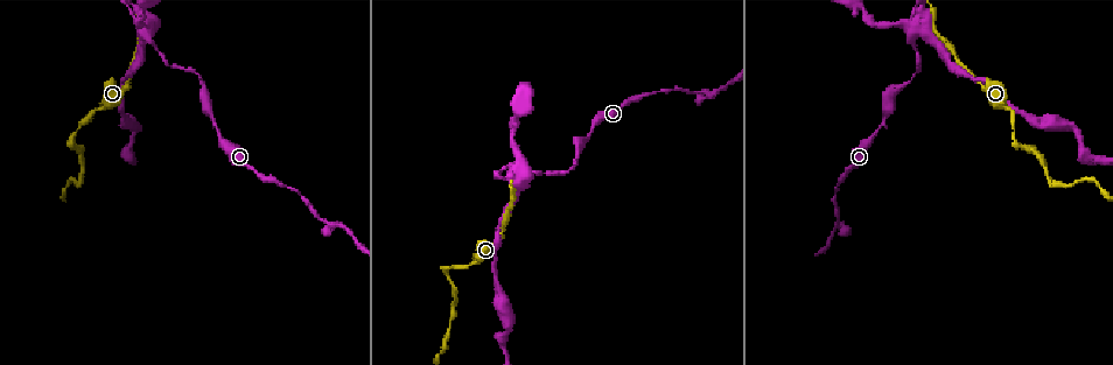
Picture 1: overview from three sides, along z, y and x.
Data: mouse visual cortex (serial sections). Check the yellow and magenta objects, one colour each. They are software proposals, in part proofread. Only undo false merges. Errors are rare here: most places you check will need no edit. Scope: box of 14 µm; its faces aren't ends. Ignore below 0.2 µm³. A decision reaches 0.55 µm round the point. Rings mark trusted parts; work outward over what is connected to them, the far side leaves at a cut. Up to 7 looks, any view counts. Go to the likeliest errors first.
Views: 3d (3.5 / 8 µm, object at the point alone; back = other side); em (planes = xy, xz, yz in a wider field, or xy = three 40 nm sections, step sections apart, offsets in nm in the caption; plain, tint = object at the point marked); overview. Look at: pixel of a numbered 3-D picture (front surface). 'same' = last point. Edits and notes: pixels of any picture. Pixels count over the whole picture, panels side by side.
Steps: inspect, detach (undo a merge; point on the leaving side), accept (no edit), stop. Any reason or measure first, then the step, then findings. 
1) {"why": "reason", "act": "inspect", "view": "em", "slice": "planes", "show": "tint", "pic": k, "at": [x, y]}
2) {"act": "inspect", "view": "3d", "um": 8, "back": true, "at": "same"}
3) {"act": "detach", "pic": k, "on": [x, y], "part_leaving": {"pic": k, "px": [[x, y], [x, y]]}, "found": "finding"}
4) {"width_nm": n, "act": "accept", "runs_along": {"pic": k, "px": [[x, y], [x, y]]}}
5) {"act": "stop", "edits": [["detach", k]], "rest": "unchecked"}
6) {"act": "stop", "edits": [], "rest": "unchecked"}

{"why": "sharp bend", "act": "inspect", "view": "3d", "um": 3.5, "pic": 1, "at": [446, 268]}

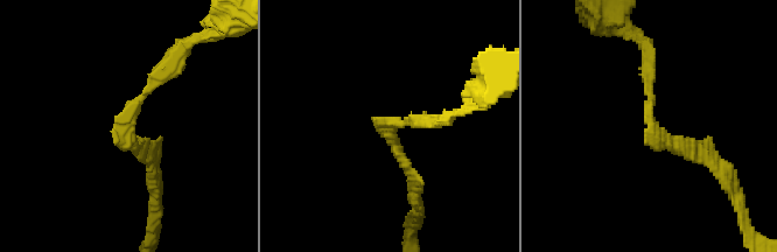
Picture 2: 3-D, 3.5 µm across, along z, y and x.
{"arm_widths_nm": [150, 150], "why": "need the tissue", "act": "inspect", "view": "em", "slice": "xy", "step": 2, "show": "plain", "pic": 2, "at": [128, 136]}

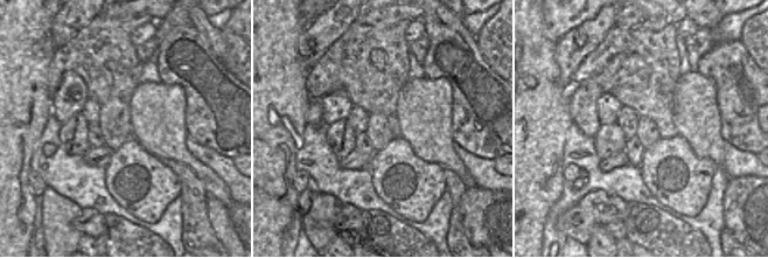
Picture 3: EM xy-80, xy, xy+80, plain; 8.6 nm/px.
{"act": "inspect", "view": "em", "slice": "xy", "step": 2, "show": "tint", "at": "same"}

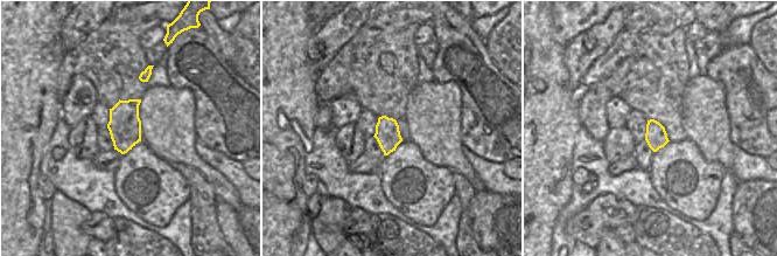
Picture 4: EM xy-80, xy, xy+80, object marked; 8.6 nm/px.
{"width_nm": 220, "act": "accept", "runs_along": {"pic": 2, "px": [[649, 70], [657, 134], [718, 167]]}, "found": "continuous, no second cell"}

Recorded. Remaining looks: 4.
{"why": "a narrow waist", "act": "inspect", "view": "3d", "um": 8, "pic": 1, "at": [284, 186]}

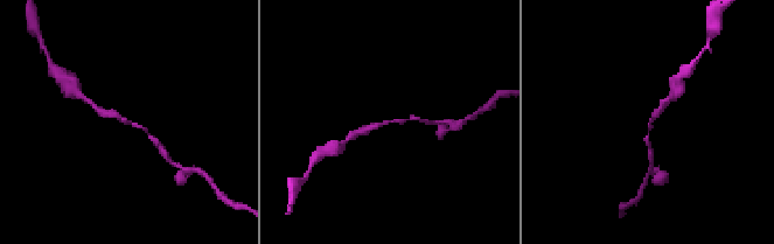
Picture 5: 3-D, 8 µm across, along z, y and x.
{"why": "now the EM", "act": "inspect", "view": "em", "slice": "planes", "show": "tint", "pic": 5, "at": [127, 122]}

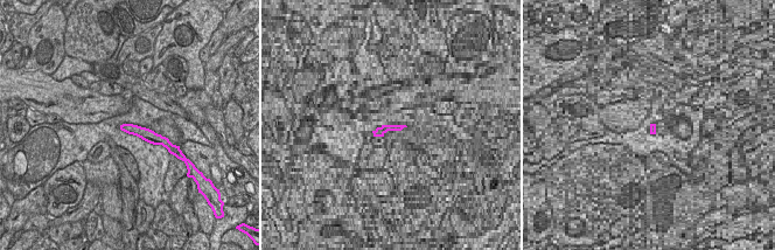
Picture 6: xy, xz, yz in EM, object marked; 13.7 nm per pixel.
{"arm_widths_nm": [150, 200], "act": "accept", "runs_along": {"pic": 6, "px": [[124, 127], [137, 130], [163, 141]]}, "found": "all the same cell"}

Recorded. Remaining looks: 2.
{"why": "sudden change in width", "act": "inspect", "view": "3d", "um": 8, "pic": 1, "at": [915, 73]}

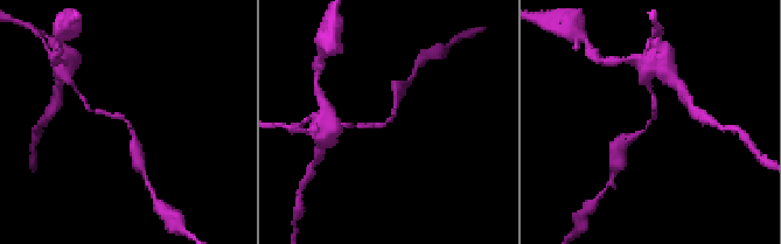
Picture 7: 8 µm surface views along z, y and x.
{"arm_widths_nm": [150, 200], "why": "need the tissue", "act": "inspect", "view": "em", "slice": "xy", "step": 1, "show": "tint", "pic": 7, "at": [123, 117]}

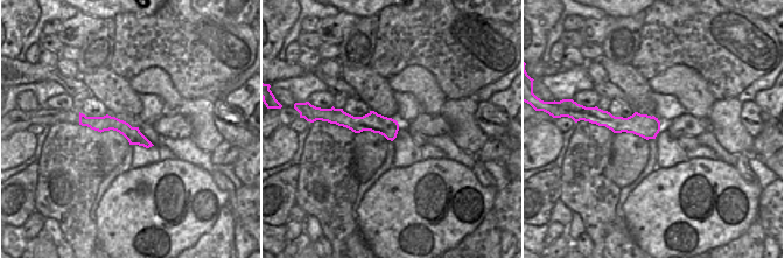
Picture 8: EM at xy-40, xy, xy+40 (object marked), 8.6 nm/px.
{"width_nm": 170, "act": "accept", "runs_along": {"pic": 7, "px": [[134, 139], [127, 120], [91, 110]]}, "found": "all the same cell"}

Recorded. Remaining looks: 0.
{"act": "stop", "edits": [], "rest": "unchecked"}

